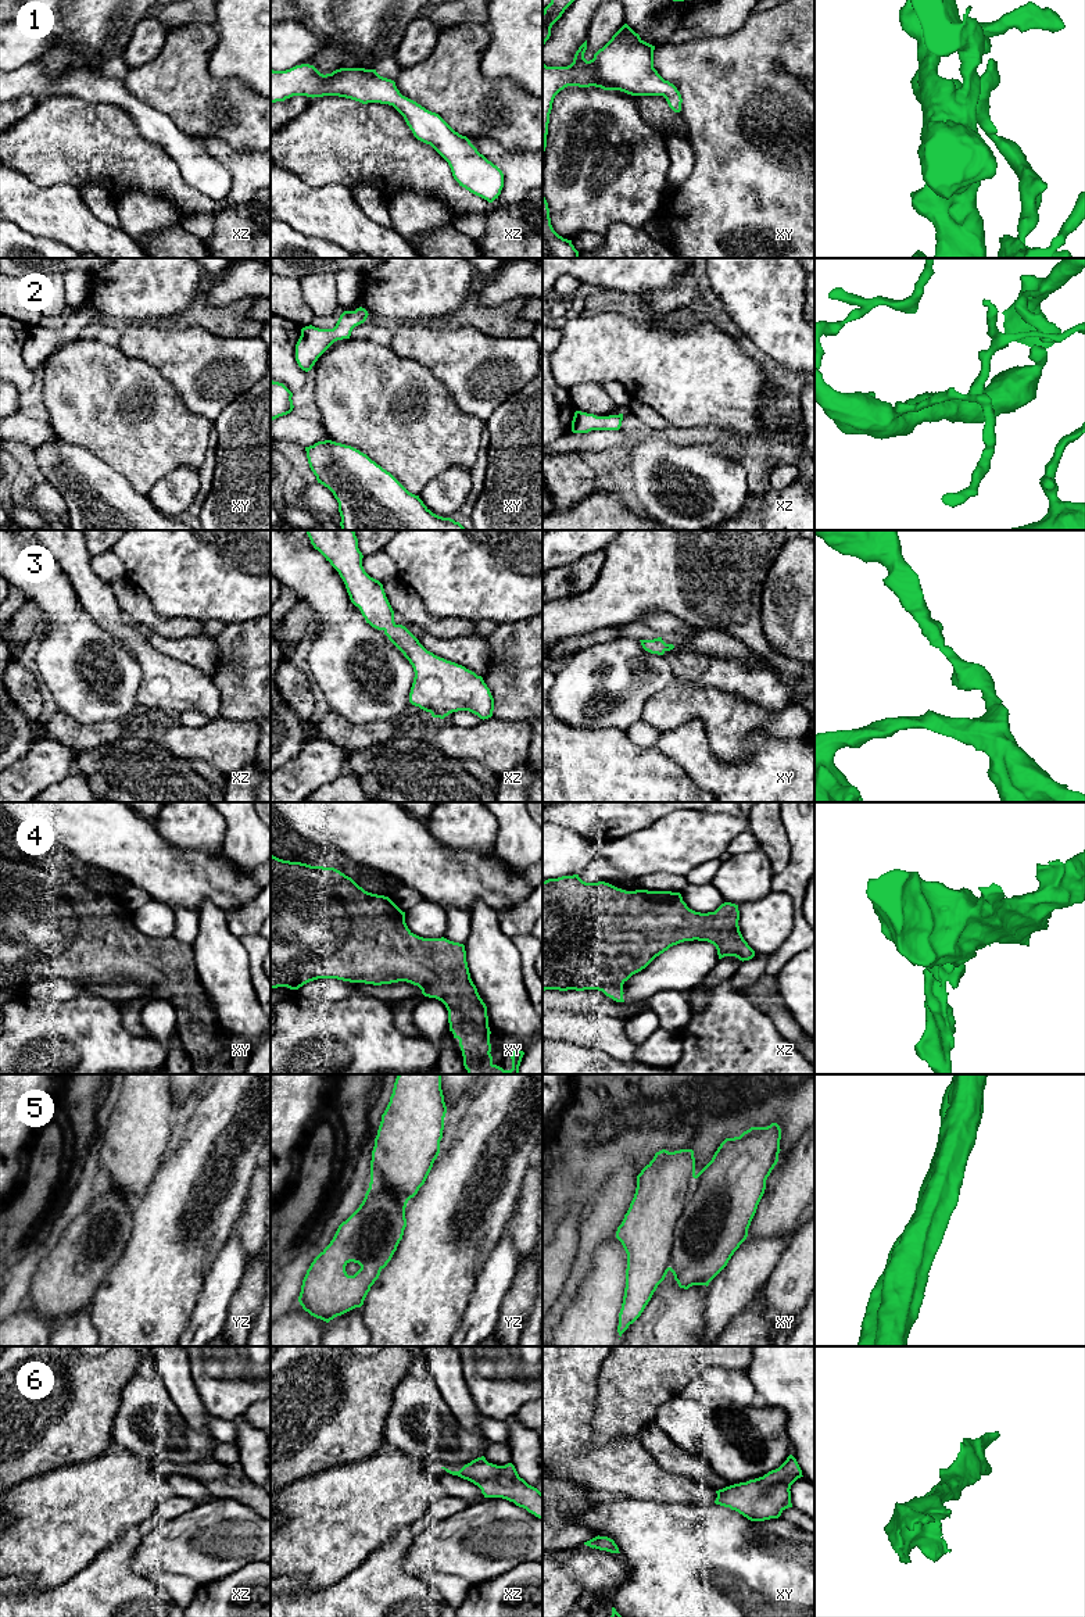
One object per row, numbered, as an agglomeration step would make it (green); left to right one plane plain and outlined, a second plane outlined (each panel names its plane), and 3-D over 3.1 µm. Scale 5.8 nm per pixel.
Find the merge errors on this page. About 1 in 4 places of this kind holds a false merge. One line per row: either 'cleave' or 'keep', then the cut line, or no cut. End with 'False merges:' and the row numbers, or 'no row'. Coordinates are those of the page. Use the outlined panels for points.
1: keep | no cut
2: keep | no cut
3: keep | no cut
4: keep | no cut
5: cleave | xy (695, 1176), (691, 1192), (675, 1229), (672, 1265), (669, 1269)
6: keep | no cut
False merges: 5

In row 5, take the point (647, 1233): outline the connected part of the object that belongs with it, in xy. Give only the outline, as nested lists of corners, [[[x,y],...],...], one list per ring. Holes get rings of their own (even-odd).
[[[662,1149],[637,1176],[637,1188],[616,1238],[627,1253],[626,1288],[619,1313],[622,1334],[644,1312],[672,1266],[674,1228],[695,1177],[692,1149]]]

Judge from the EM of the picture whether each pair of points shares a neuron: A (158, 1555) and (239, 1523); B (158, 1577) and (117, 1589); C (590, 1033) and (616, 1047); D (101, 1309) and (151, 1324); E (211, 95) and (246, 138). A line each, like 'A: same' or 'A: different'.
A: same
B: different
C: same
D: same
E: same

